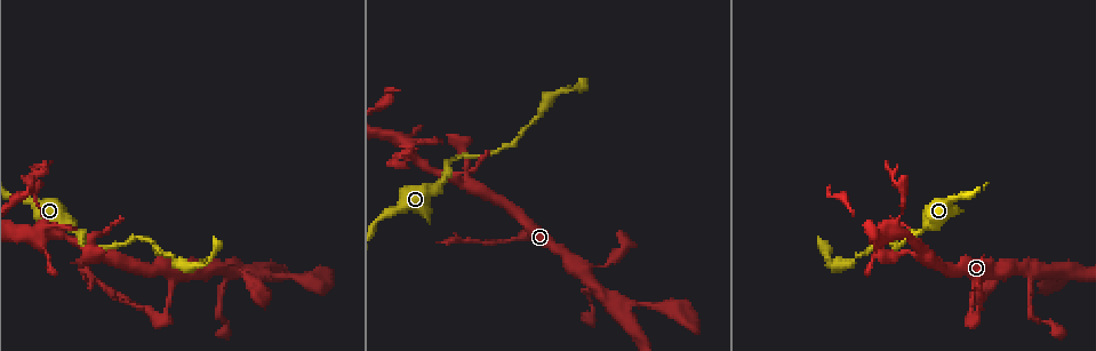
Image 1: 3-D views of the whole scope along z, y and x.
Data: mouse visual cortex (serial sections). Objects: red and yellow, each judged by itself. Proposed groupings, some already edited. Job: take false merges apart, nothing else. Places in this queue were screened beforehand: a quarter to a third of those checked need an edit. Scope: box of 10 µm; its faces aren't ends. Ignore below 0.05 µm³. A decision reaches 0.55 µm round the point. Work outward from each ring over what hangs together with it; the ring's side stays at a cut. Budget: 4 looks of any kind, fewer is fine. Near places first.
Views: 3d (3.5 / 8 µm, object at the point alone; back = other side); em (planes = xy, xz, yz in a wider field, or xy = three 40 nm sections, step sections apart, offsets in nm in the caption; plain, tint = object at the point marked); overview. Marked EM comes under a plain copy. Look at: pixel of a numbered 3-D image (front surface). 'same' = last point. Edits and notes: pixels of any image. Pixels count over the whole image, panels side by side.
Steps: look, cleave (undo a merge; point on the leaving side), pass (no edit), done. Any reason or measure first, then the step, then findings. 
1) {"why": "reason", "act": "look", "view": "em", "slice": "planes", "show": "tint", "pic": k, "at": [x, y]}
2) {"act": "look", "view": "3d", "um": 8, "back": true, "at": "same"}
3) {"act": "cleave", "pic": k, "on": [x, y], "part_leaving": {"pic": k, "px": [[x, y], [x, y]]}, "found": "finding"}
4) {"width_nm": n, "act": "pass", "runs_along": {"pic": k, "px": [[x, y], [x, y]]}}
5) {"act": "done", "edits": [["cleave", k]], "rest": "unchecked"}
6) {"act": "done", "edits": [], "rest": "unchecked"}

{"why": "abrupt turn", "act": "look", "view": "3d", "um": 8, "pic": 1, "at": [441, 182]}

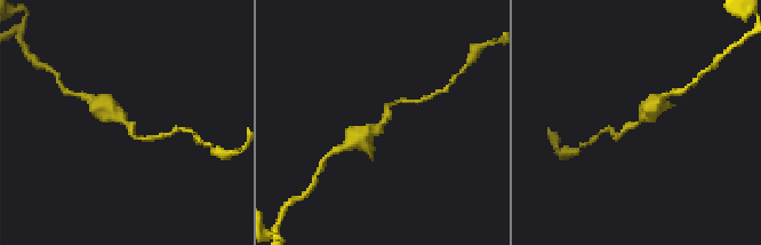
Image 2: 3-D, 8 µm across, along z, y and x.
{"arm_widths_nm": [150, 500], "act": "look", "view": "em", "slice": "planes", "show": "tint", "at": "same"}

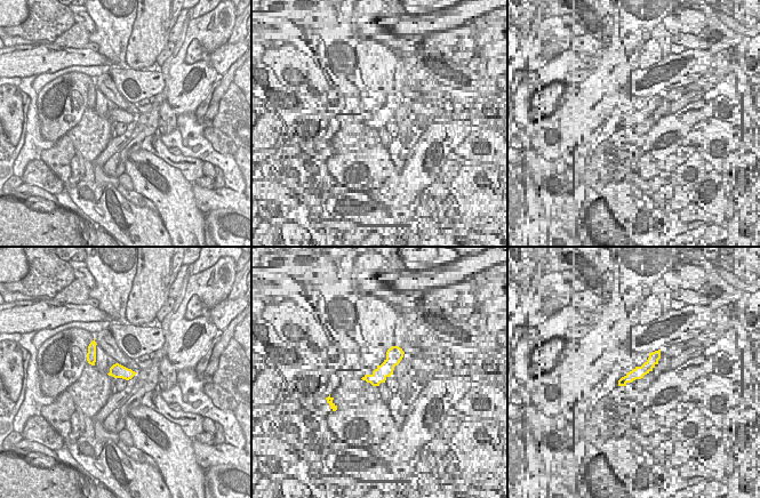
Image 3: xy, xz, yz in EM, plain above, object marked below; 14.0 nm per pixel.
{"act": "pass", "runs_along": {"pic": 2, "px": [[104, 104], [142, 137]]}, "found": "all the same cell"}

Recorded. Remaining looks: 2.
{"act": "look", "view": "3d", "um": 3.5, "pic": 1, "at": [164, 317]}

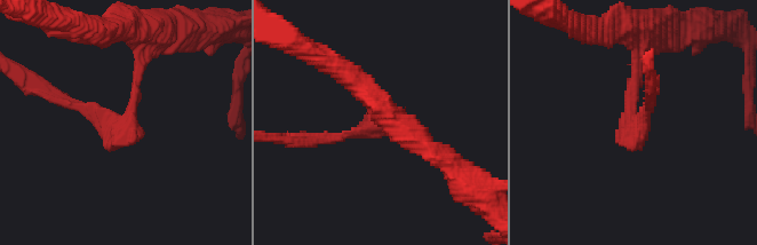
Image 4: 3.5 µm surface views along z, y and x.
{"arm_widths_nm": [150, 150], "why": "need the tissue", "act": "look", "view": "em", "slice": "xy", "step": 3, "show": "tint", "pic": 4, "at": [632, 120]}

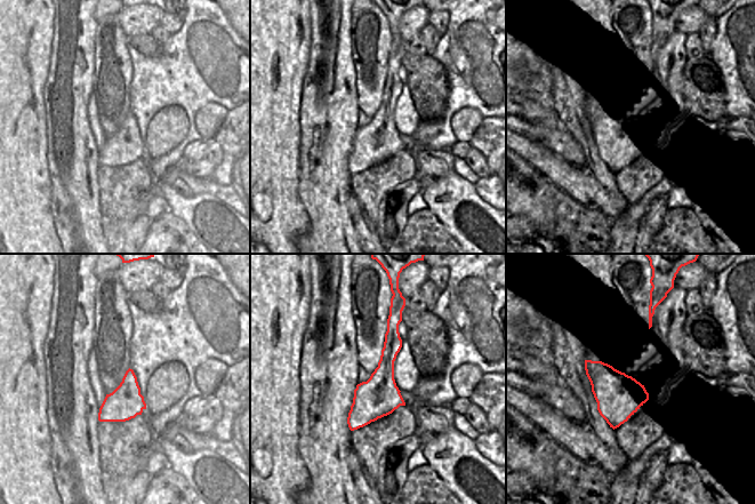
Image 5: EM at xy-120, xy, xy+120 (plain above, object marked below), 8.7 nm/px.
{"act": "pass", "runs_along": {"pic": 4, "px": [[142, 52], [121, 128], [65, 104]]}, "found": "all the same cell"}

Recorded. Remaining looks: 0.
{"act": "done", "edits": [], "rest": "unchecked"}

